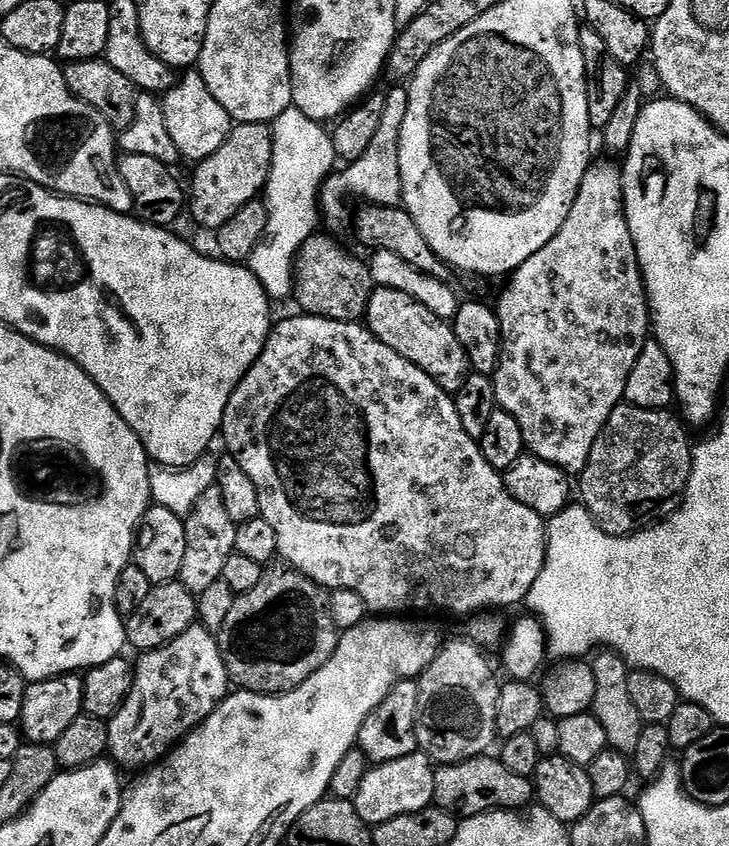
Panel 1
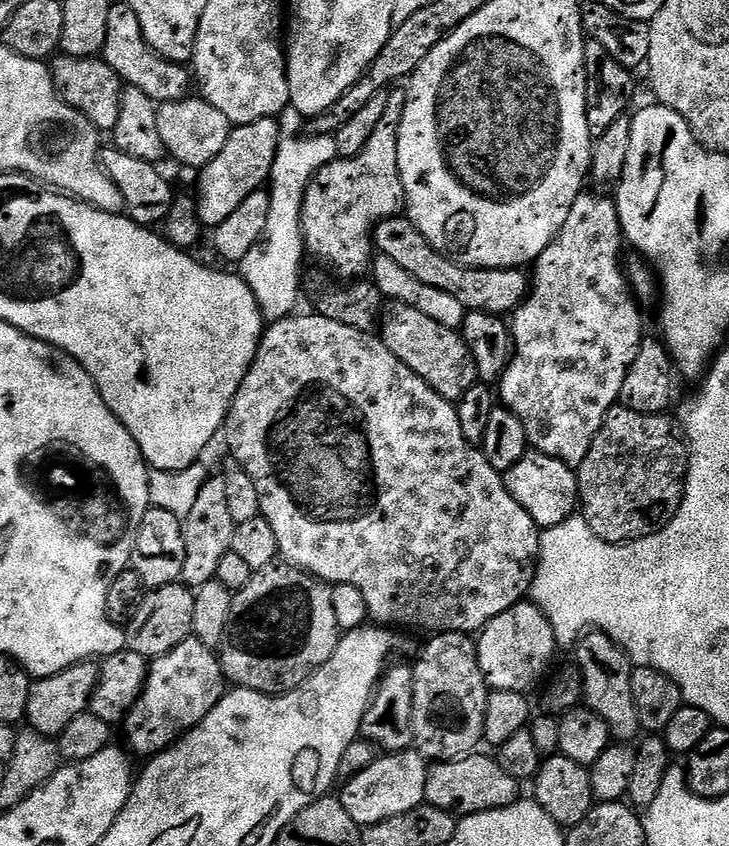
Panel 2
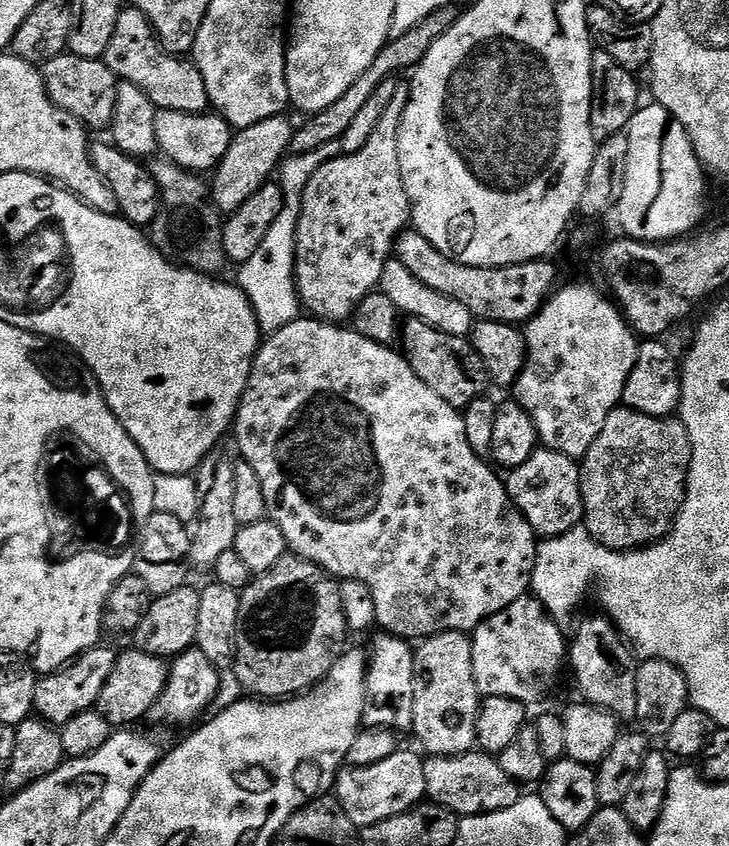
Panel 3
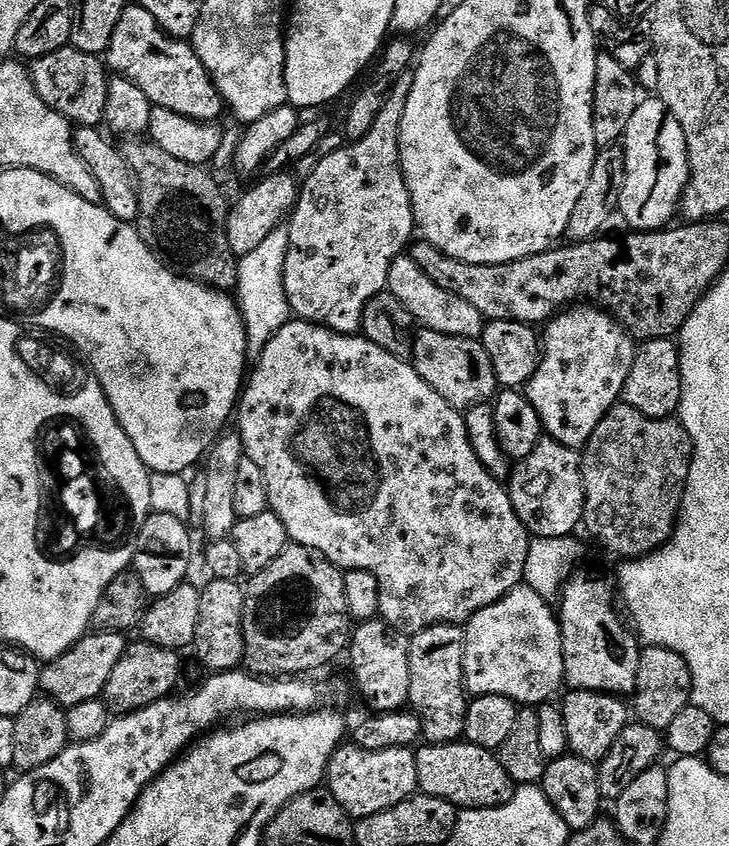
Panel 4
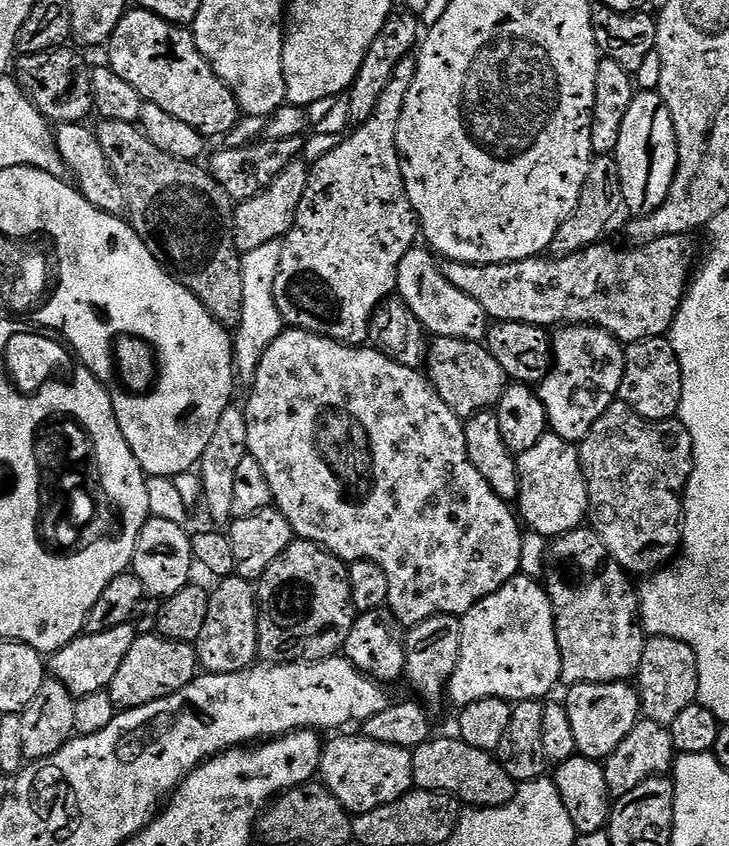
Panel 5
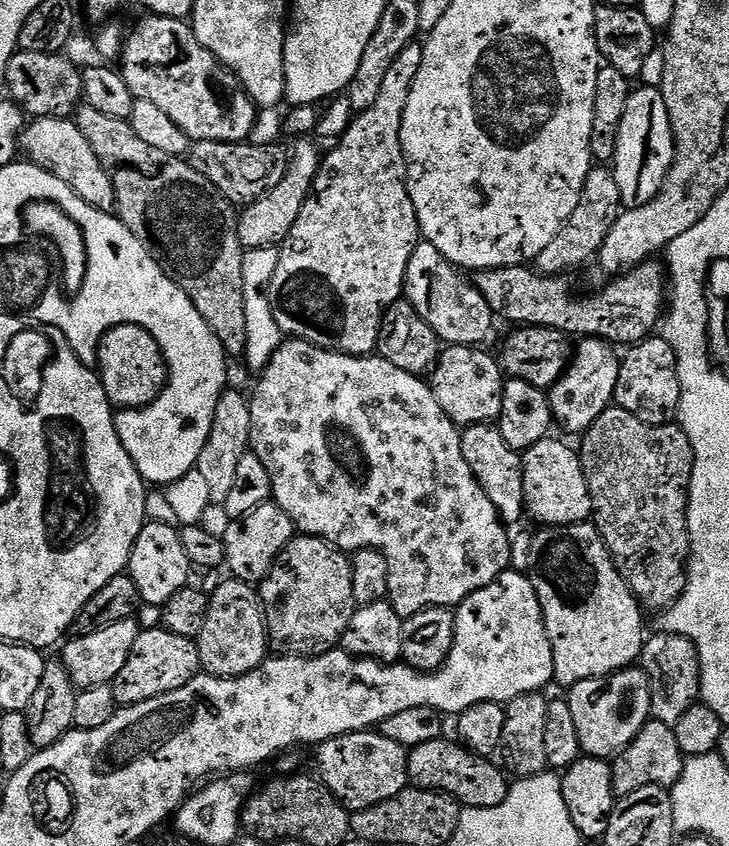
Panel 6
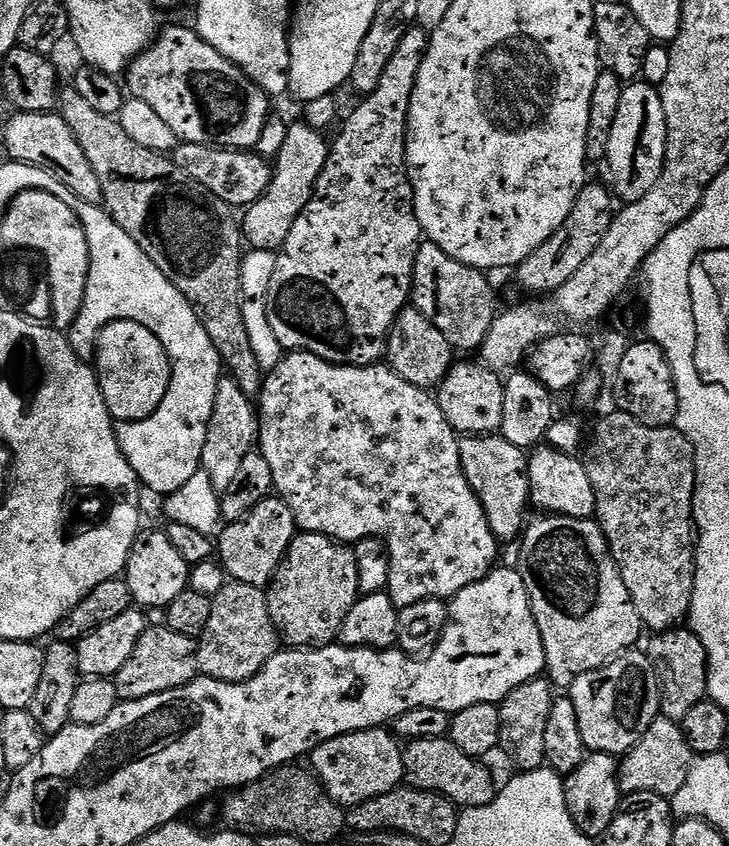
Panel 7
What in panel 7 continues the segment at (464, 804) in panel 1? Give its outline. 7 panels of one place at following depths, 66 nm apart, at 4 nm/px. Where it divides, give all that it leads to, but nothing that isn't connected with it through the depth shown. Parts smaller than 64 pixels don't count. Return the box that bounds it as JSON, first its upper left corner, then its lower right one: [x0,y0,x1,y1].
[403,738,498,809]

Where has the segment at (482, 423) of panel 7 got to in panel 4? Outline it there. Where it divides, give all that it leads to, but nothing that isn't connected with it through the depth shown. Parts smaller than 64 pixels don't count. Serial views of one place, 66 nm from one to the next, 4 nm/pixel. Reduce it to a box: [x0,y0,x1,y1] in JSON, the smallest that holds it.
[410,327,497,410]

